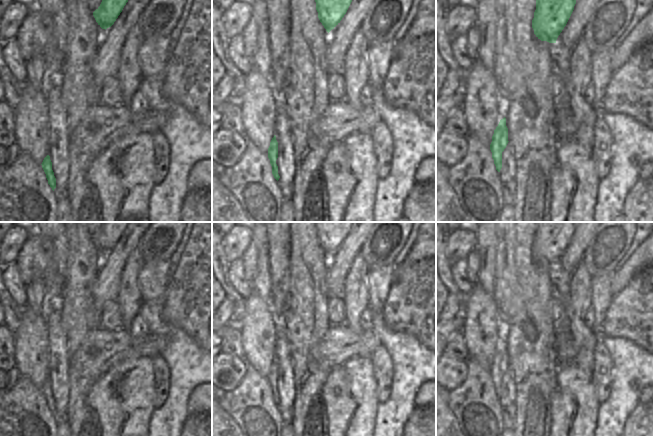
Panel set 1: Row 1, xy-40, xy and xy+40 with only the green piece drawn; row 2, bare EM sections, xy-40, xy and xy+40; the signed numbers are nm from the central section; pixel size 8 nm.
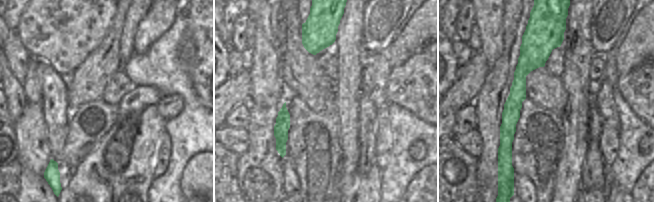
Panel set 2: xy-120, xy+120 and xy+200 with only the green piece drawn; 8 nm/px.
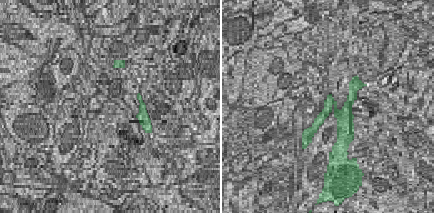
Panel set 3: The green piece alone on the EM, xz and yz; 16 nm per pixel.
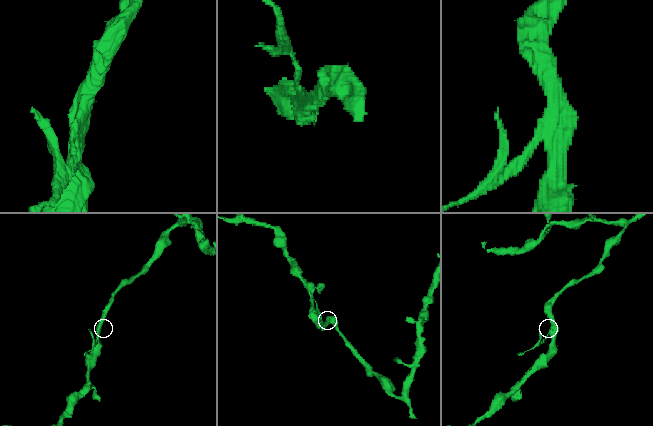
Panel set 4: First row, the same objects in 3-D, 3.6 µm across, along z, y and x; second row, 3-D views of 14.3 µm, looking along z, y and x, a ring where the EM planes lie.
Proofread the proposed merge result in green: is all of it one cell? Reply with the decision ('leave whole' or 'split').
leave whole

